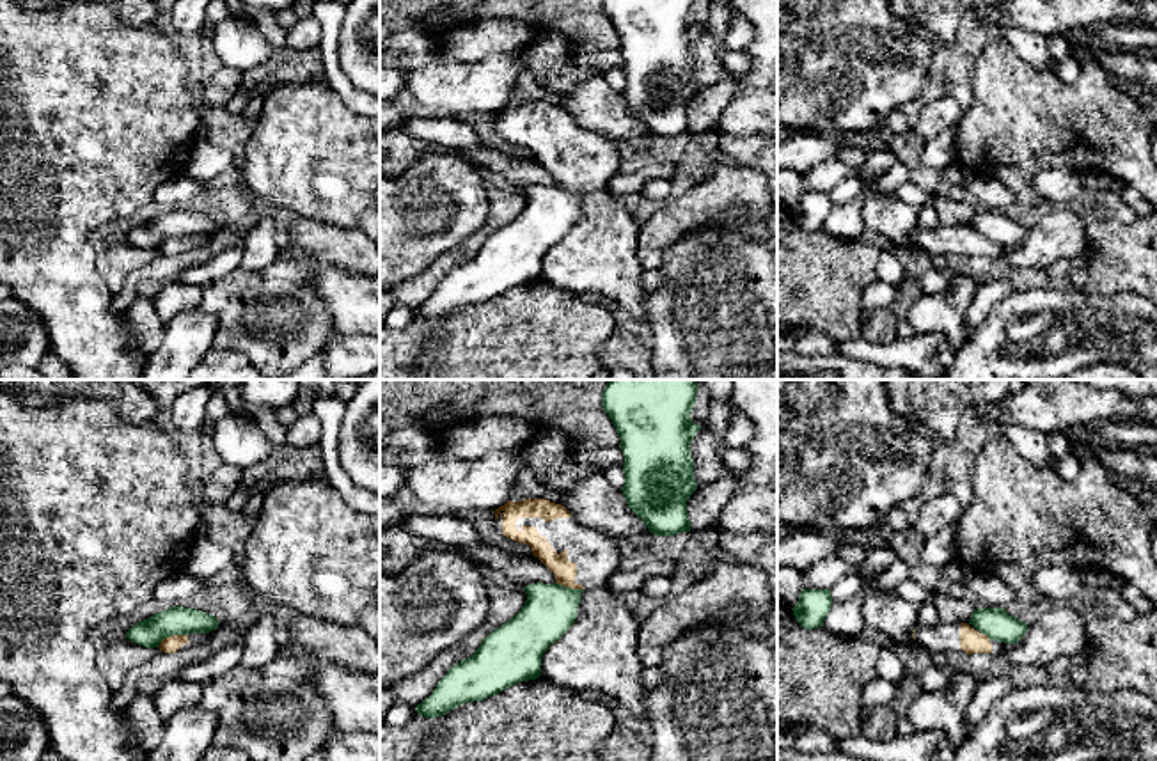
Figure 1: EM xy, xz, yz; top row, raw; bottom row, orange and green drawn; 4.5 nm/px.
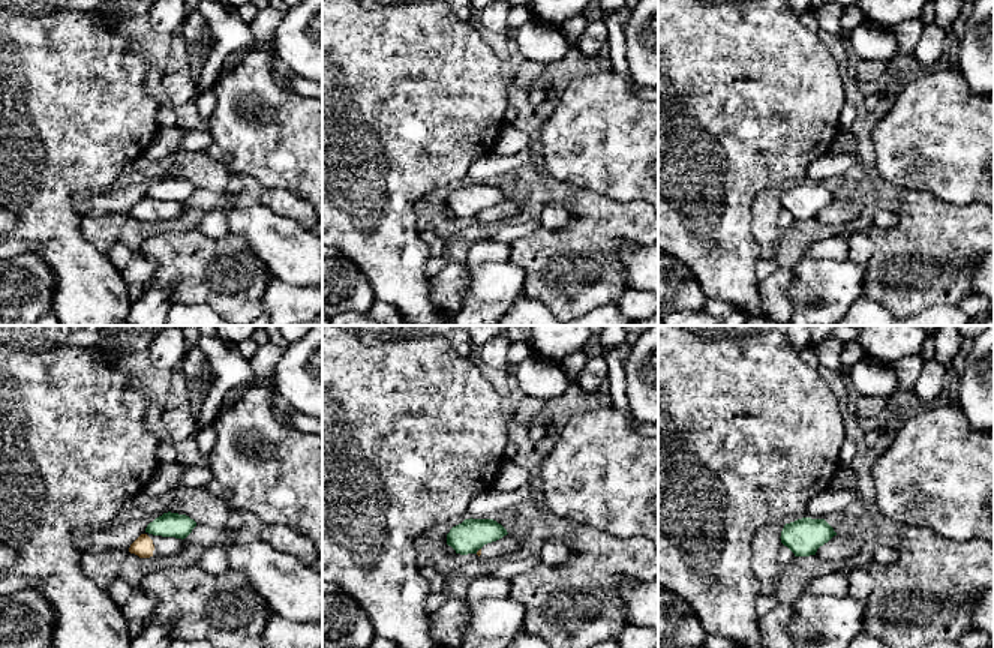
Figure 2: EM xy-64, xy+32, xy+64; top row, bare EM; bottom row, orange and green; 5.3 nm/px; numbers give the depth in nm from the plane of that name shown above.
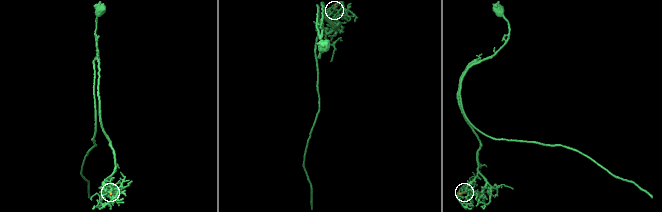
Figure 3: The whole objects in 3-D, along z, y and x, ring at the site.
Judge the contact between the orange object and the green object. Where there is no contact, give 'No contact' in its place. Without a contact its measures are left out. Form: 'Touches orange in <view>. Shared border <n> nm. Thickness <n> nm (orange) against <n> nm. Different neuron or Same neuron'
Touches orange in xy. Shared border 160 nm. Thickness 80 nm (orange) against 130 nm. Different neuron

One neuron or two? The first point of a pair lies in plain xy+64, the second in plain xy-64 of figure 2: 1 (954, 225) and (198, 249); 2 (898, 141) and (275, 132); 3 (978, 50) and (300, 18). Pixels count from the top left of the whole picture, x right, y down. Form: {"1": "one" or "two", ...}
{"1": "one", "2": "one", "3": "one"}

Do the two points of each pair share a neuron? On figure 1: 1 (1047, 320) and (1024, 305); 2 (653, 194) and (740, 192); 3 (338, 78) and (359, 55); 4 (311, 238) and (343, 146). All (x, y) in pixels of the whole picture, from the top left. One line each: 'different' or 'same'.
1: same
2: different
3: different
4: different

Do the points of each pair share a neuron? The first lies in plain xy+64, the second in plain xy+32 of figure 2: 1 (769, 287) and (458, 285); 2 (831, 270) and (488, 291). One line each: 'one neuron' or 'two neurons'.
1: one neuron
2: one neuron

